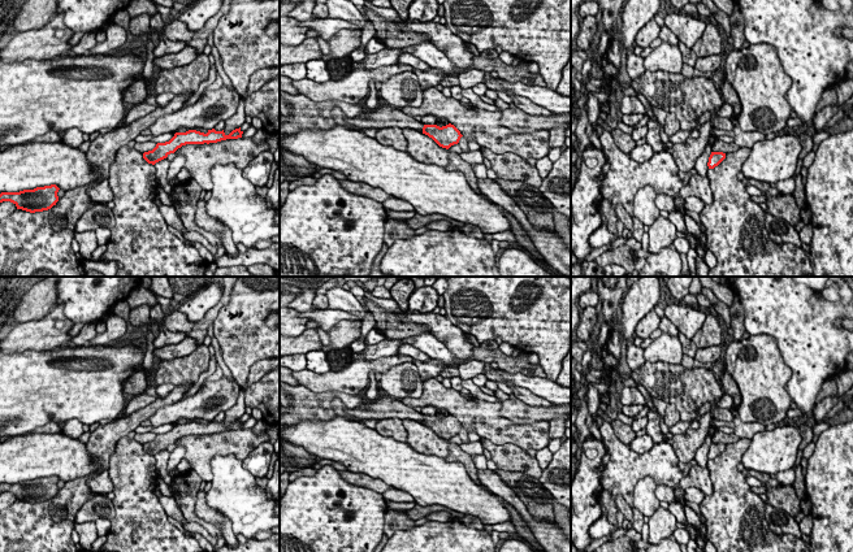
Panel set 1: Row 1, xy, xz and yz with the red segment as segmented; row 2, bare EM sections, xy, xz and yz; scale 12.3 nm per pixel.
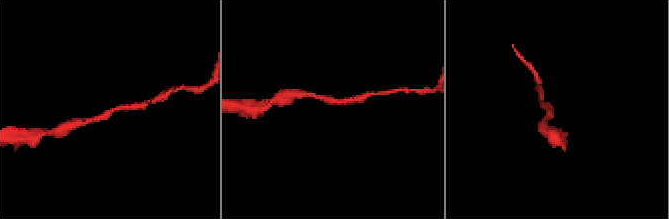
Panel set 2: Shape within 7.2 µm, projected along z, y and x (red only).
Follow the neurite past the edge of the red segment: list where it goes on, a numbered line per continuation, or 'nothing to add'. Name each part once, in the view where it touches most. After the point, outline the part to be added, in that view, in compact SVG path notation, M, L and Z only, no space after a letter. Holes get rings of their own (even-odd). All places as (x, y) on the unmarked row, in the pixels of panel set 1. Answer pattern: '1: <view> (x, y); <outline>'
nothing to add

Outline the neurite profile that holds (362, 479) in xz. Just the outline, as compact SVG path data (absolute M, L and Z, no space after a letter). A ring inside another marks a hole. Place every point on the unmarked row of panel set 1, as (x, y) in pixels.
M338 471L338 473L346 482L373 490L378 494L384 494L393 488L391 486L386 484L384 481L378 478L372 478L364 473L351 473L351 471Z

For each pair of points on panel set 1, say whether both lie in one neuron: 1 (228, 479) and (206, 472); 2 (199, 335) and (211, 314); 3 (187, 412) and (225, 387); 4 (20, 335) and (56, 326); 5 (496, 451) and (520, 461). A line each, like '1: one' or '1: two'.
1: two
2: one
3: one
4: one
5: one

